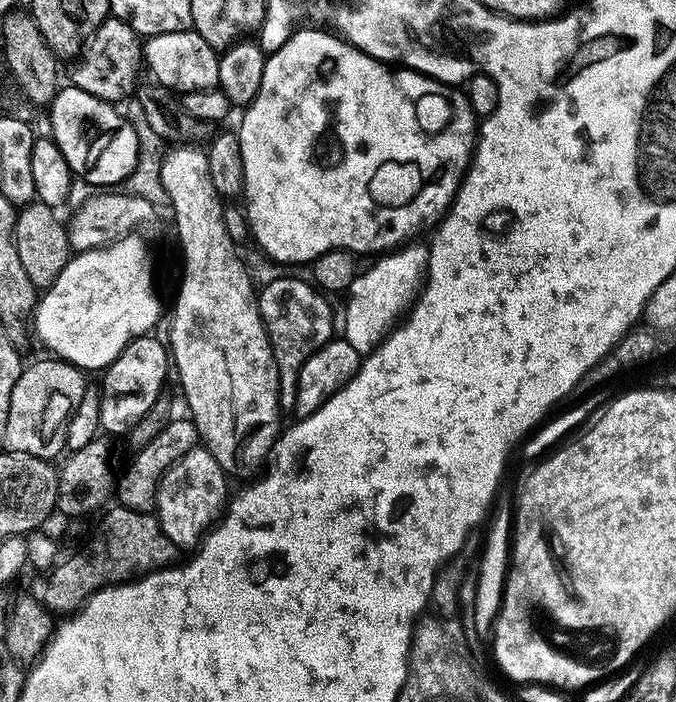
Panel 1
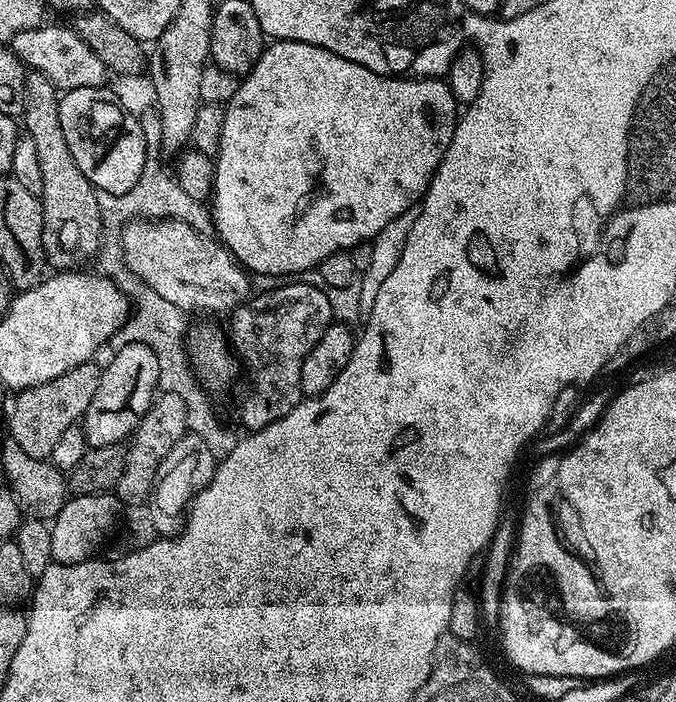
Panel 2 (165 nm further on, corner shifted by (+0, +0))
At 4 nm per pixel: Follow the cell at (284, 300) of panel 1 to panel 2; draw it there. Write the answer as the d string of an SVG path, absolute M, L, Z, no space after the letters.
M280 282L277 283L280 284L277 288L272 288L261 296L253 295L230 316L232 319L230 344L242 361L243 371L244 368L248 371L248 389L245 390L244 401L240 404L240 420L248 432L257 432L286 418L286 414L290 414L290 410L297 408L301 400L305 399L302 390L302 362L306 362L306 354L314 350L314 342L322 338L322 334L334 320L332 304L328 301L329 293L323 287L315 283L314 285L292 283L296 282Z

